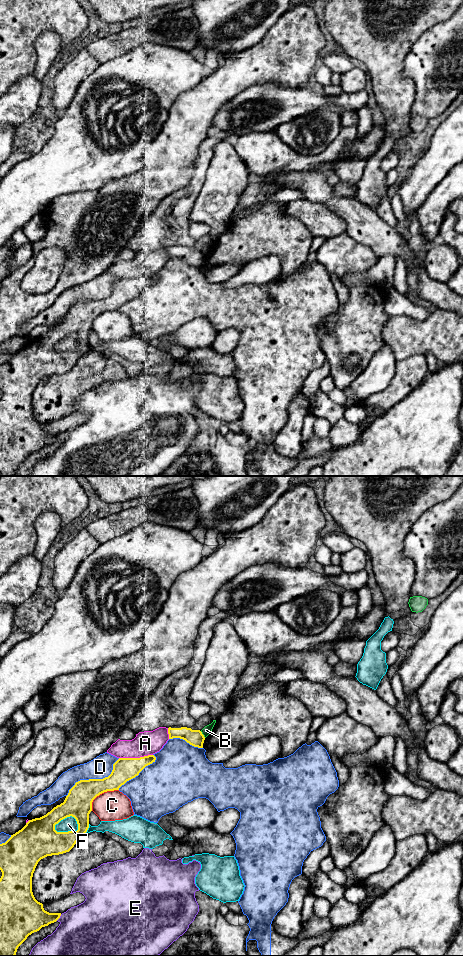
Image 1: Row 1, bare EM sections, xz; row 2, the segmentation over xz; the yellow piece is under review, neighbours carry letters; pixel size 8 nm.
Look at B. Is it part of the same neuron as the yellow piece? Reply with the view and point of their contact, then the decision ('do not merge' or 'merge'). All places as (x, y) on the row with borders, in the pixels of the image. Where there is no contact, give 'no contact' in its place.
xz (202, 734) | do not merge

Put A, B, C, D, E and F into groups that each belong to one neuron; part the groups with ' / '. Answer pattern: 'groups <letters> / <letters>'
groups A / B / C / D / E / F

